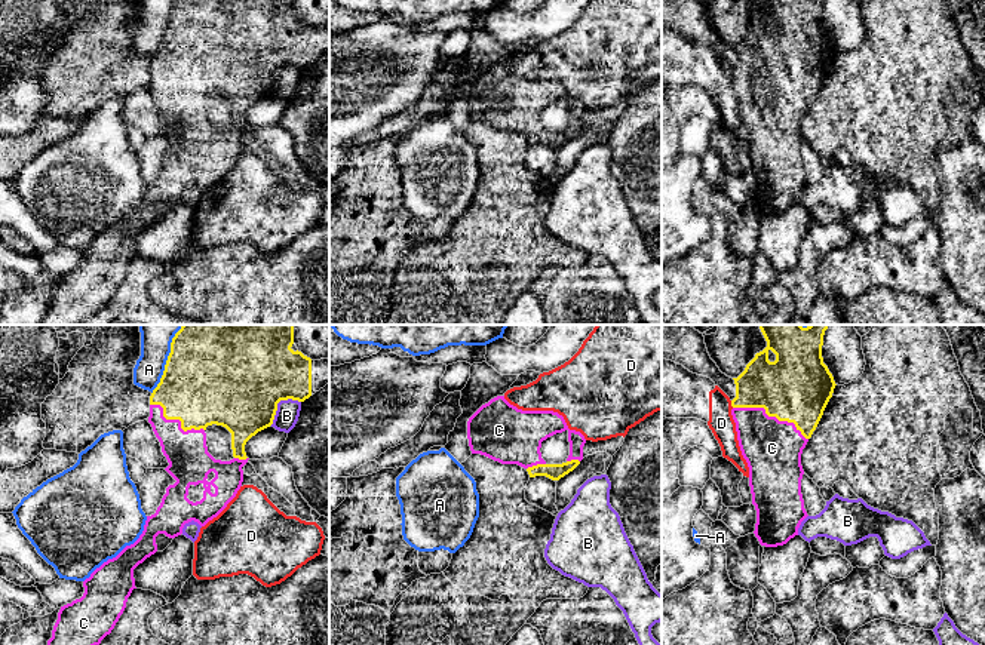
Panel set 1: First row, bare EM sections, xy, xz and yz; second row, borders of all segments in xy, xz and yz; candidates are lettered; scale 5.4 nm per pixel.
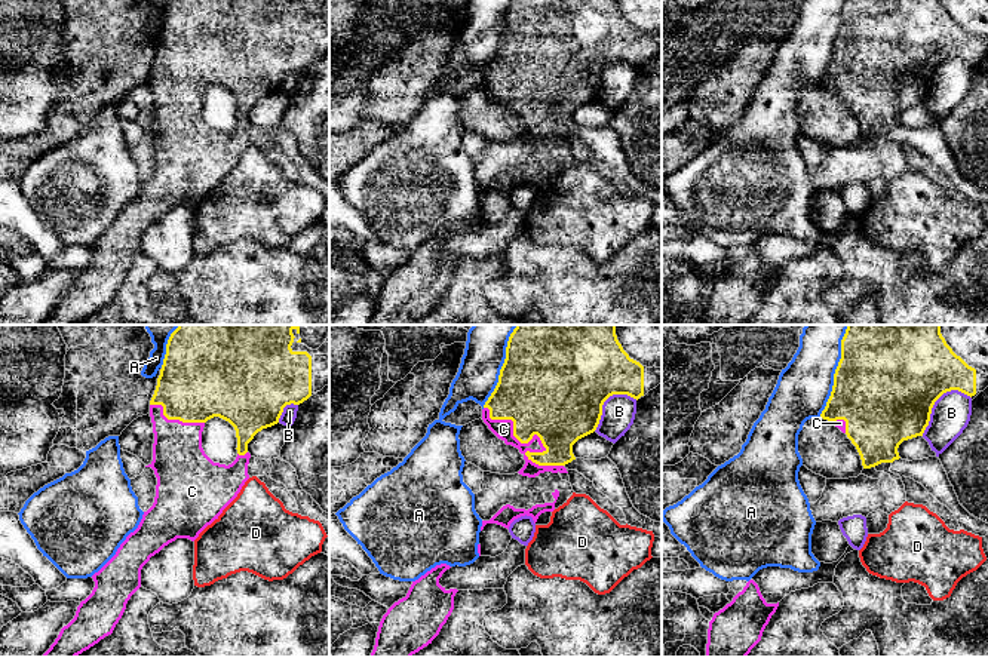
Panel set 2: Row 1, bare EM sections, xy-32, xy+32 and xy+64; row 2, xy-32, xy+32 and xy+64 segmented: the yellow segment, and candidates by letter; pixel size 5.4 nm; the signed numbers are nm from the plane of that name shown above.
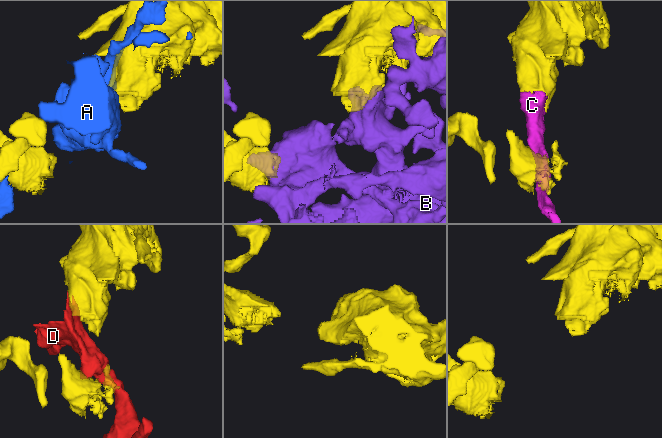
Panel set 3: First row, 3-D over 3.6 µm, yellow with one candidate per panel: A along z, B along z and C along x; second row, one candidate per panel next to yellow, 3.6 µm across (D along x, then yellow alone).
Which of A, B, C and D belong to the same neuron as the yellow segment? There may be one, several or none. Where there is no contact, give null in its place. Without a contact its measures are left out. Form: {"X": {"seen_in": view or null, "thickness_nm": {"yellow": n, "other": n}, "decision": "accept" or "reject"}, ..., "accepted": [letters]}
{"A": {"seen_in": "xy", "thickness_nm": {"yellow": 500, "other": 200}, "decision": "reject"}, "B": {"seen_in": "xy", "thickness_nm": {"yellow": 500, "other": 130}, "decision": "reject"}, "C": {"seen_in": "yz", "thickness_nm": {"yellow": 380, "other": 320}, "decision": "accept"}, "D": {"seen_in": "yz", "thickness_nm": {"yellow": 260, "other": 140}, "decision": "reject"}, "accepted": ["C"]}

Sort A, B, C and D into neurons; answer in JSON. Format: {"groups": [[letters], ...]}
{"groups": [["A"], ["B"], ["C"], ["D"]]}

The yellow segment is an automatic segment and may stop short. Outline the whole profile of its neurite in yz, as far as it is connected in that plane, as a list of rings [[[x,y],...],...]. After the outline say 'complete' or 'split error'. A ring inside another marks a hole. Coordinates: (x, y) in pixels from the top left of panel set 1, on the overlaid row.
[[[760,325],[767,347],[757,353],[745,371],[733,378],[736,397],[731,400],[731,415],[736,423],[737,440],[749,467],[749,486],[752,504],[757,510],[755,537],[761,546],[777,547],[798,535],[801,522],[808,516],[801,494],[804,474],[801,454],[816,430],[823,411],[832,397],[835,381],[823,363],[823,335],[829,325]]]; split error

